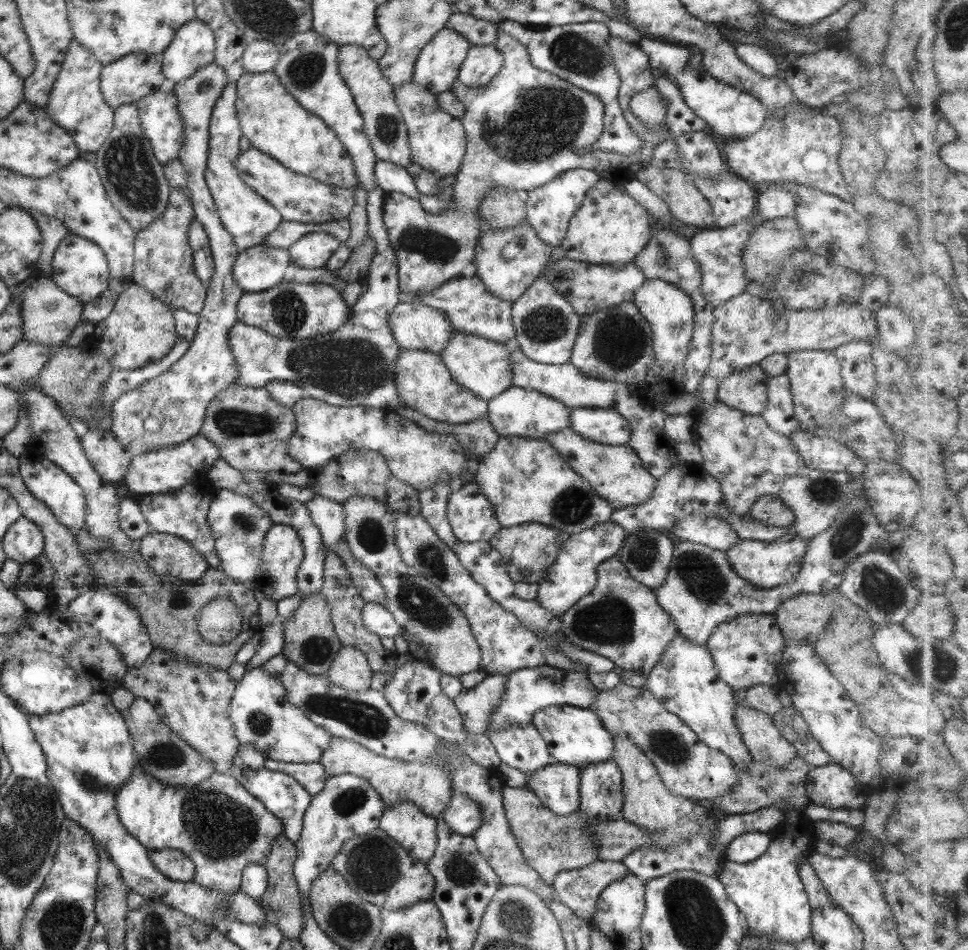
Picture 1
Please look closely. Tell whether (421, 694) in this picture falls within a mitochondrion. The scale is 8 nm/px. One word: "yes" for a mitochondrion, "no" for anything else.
no

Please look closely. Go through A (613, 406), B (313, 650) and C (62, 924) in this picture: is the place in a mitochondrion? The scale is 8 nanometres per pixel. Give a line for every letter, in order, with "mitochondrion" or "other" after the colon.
A: other
B: mitochondrion
C: mitochondrion

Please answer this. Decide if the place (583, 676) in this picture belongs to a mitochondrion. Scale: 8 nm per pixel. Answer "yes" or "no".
no

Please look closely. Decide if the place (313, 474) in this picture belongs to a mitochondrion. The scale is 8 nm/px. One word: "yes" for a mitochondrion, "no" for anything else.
no

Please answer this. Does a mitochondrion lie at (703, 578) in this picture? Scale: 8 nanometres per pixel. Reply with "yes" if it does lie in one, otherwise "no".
yes

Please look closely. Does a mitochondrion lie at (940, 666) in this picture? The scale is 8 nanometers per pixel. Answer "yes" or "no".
yes

